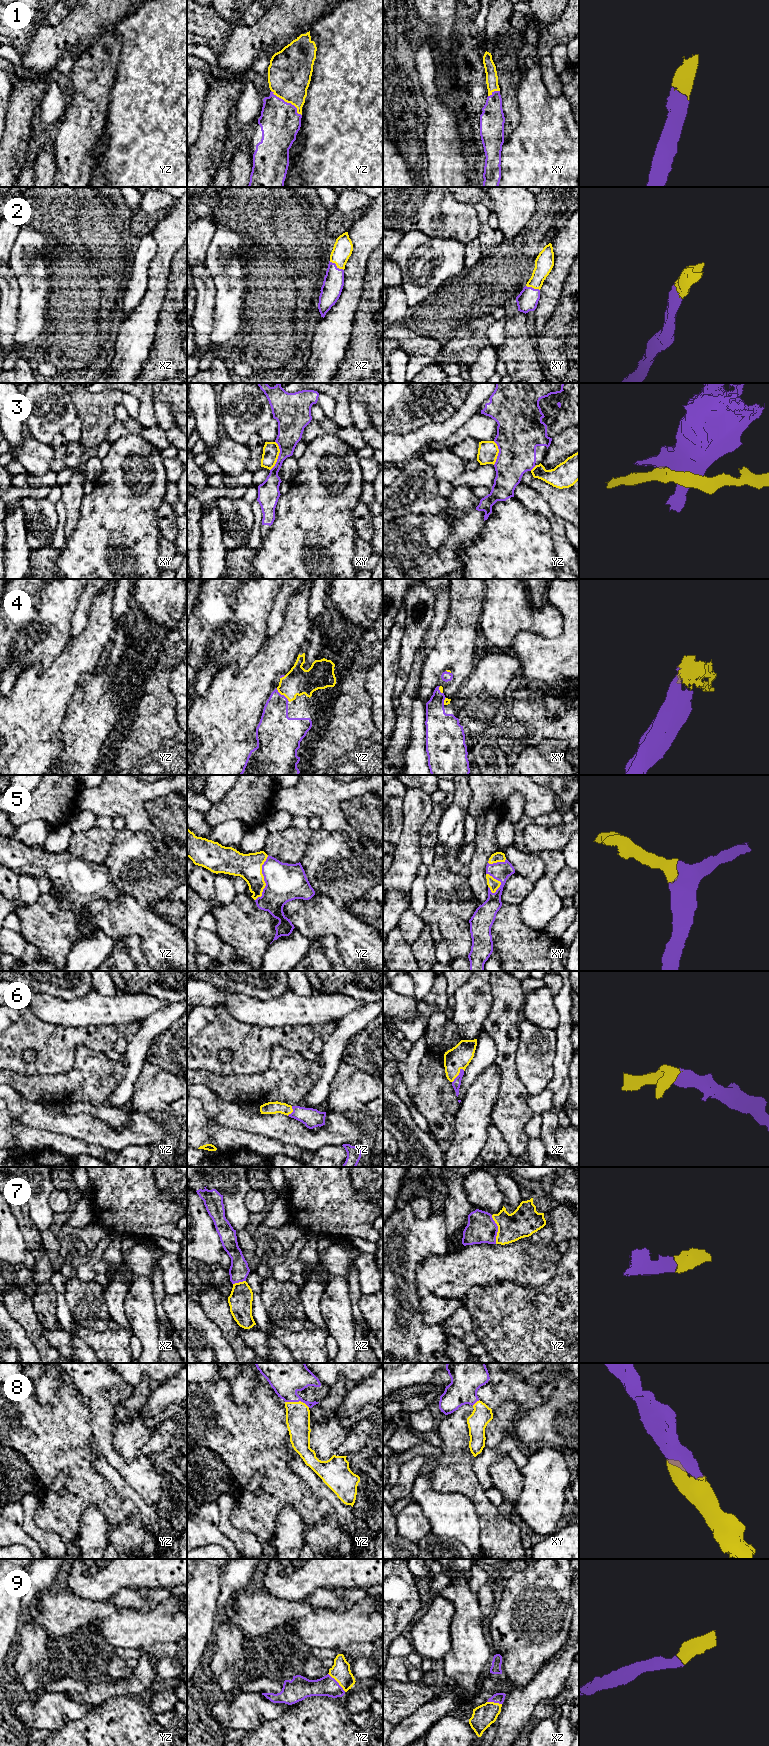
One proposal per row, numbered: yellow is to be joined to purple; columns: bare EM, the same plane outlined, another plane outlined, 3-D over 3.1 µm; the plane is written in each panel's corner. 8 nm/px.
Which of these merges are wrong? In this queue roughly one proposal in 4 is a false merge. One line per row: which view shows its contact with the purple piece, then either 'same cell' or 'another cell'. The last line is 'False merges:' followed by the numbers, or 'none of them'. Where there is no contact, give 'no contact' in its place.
1: contact in yz; same cell
2: contact in xz; same cell
3: contact in xy; another cell
4: contact in yz; same cell
5: contact in yz; same cell
6: contact in xz; same cell
7: contact in yz; same cell
8: contact in yz; same cell
9: contact in yz; same cell
False merges: 3

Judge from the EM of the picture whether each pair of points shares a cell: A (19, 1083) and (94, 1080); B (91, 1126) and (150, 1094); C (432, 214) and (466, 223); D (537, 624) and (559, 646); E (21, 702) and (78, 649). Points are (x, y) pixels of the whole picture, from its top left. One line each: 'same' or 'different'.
A: same
B: different
C: same
D: different
E: same

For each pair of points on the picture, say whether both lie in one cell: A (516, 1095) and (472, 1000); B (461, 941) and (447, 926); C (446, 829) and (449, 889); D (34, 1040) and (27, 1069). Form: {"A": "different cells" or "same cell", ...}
{"A": "different cells", "B": "same cell", "C": "same cell", "D": "same cell"}

